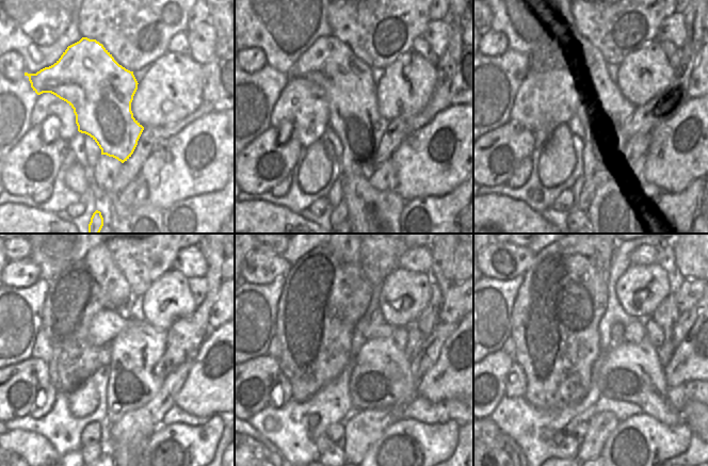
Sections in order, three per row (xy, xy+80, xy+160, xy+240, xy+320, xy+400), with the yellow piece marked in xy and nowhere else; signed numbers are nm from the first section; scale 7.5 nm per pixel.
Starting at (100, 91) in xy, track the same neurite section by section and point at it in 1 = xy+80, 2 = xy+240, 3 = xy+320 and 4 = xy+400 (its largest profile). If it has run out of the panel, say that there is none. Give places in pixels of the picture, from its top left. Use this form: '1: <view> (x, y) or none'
1: xy+80 (347, 81)
2: xy+240 (134, 352)
3: xy+320 (381, 376)
4: xy+400 (633, 373)

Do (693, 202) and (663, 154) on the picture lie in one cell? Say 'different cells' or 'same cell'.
different cells

